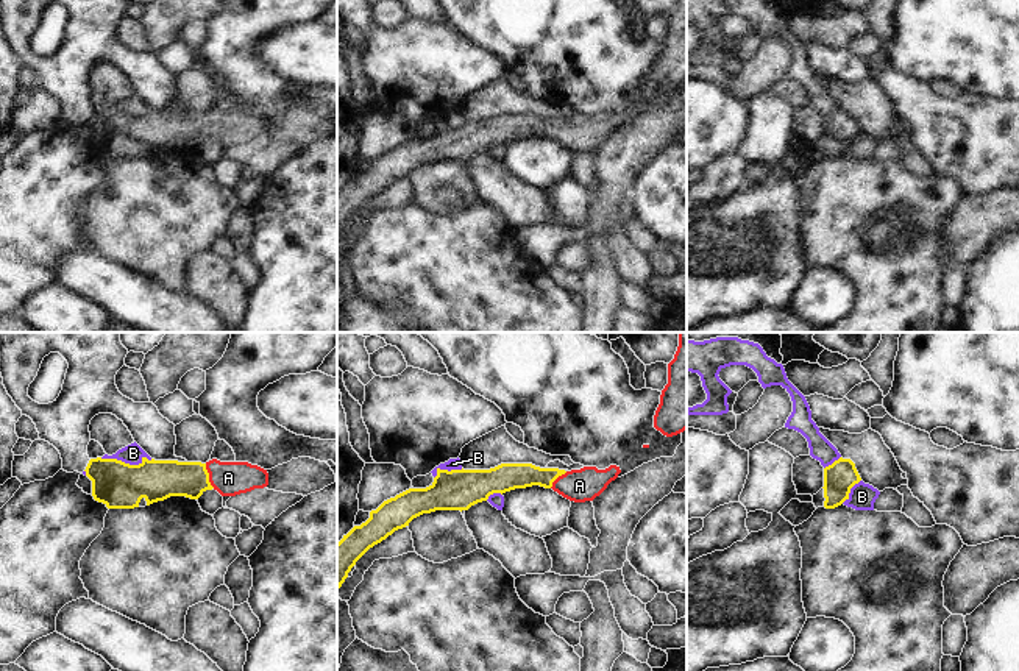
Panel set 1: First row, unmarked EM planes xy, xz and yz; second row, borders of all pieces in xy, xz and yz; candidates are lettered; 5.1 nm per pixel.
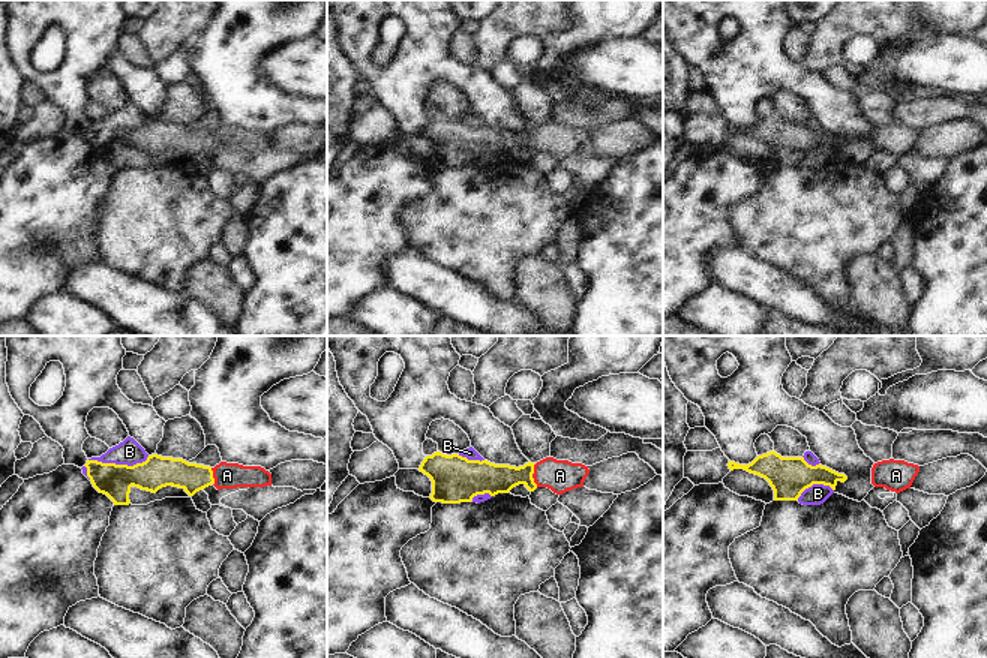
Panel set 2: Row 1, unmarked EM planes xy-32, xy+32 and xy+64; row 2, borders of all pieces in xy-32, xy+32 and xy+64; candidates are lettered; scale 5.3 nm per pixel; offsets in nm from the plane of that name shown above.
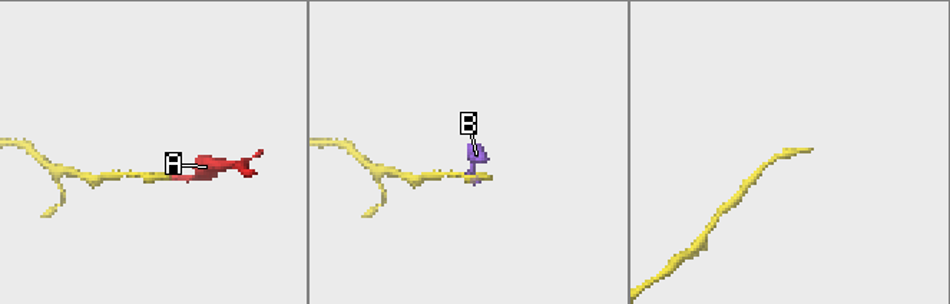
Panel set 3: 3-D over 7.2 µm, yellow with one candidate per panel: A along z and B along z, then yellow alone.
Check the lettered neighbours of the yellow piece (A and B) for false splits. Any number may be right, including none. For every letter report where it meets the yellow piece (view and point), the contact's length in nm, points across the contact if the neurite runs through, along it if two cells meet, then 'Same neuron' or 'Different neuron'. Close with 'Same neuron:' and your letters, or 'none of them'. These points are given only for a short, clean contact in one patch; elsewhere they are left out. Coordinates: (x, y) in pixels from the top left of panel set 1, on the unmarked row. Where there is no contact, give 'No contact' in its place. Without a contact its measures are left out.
A: Touches yellow at xy (208, 127). Shared border 140 nm. Path across: xy (159, 130), (208, 127), (228, 128). Same neuron
B: Touches yellow at xy (127, 114). Shared border 280 nm. Different neuron
Same neuron: A

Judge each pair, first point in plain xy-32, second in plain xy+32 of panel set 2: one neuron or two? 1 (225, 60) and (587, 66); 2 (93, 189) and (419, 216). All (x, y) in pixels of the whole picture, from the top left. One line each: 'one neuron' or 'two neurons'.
1: two neurons
2: two neurons

